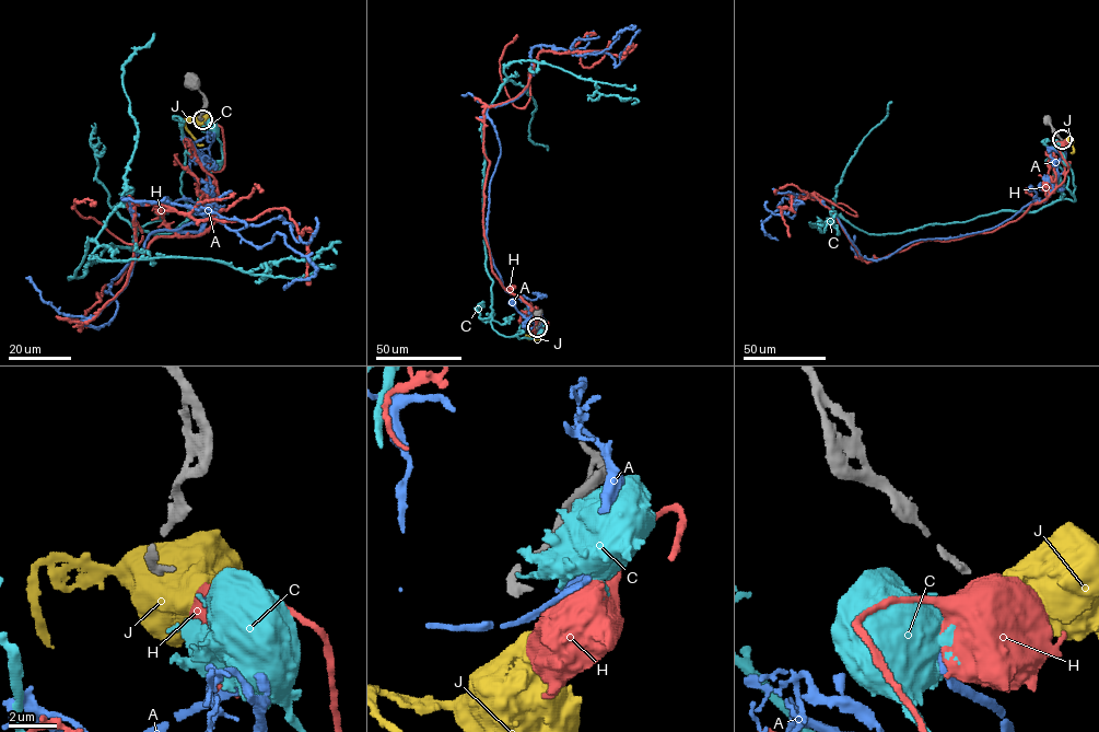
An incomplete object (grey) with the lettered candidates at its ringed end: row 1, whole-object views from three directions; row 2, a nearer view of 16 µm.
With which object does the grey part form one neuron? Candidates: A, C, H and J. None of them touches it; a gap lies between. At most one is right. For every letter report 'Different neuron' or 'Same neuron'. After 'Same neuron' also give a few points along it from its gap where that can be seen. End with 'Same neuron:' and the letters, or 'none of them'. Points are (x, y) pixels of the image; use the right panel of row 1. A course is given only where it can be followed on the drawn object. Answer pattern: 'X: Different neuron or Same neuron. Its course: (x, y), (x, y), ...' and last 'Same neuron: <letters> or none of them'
A: Different neuron
C: Different neuron
H: Different neuron
J: Different neuron
Same neuron: none of them

